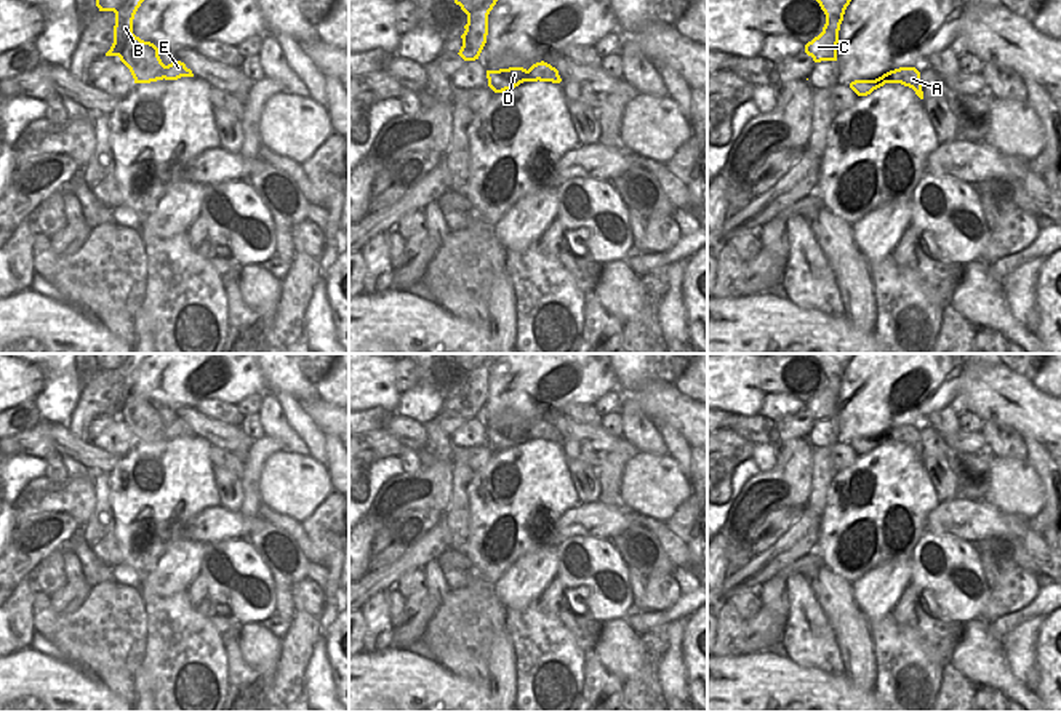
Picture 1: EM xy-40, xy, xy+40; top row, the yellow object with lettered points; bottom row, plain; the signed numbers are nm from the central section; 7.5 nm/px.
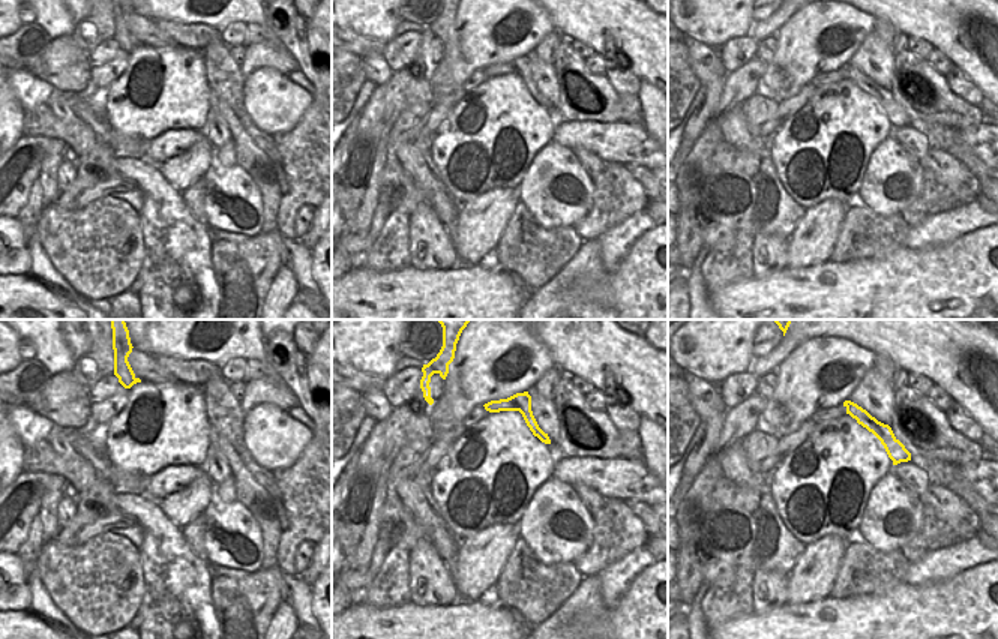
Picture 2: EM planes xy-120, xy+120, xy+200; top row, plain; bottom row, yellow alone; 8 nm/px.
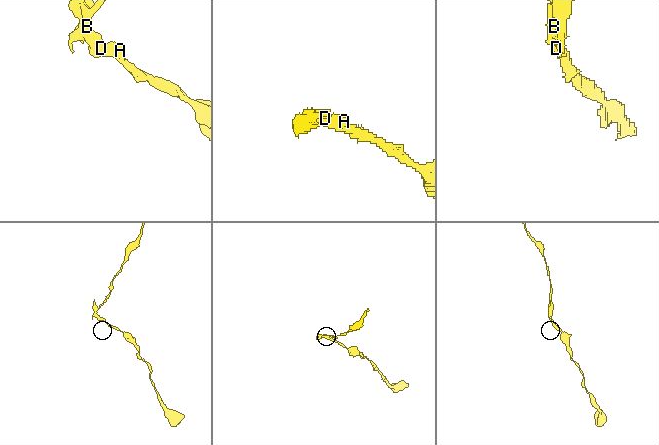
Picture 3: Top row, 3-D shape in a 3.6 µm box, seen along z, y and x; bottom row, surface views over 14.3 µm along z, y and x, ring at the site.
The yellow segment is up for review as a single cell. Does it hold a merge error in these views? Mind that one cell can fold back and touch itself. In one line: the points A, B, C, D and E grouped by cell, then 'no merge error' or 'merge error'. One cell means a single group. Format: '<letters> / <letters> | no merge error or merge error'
A E / B C D | merge error

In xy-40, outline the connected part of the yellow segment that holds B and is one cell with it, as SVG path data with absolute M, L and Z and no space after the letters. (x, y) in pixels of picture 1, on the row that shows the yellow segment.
M96 0L99 11L114 11L114 43L106 56L118 56L130 69L134 83L150 83L165 78L166 66L158 48L133 34L133 19L144 0Z

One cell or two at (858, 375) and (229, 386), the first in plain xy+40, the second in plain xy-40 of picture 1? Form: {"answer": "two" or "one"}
{"answer": "one"}

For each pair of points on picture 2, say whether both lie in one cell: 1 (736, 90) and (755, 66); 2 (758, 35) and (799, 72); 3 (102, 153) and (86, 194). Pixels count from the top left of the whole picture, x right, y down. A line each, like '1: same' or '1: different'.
1: same
2: different
3: same

